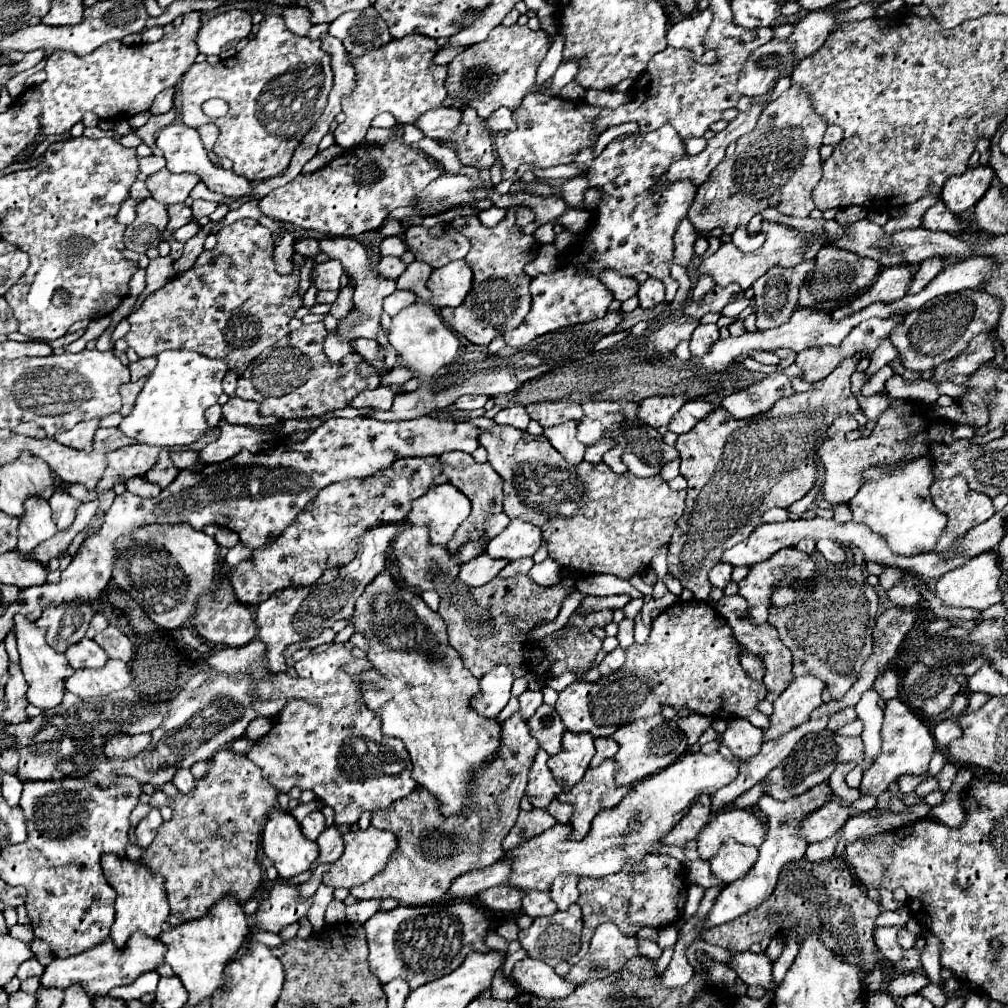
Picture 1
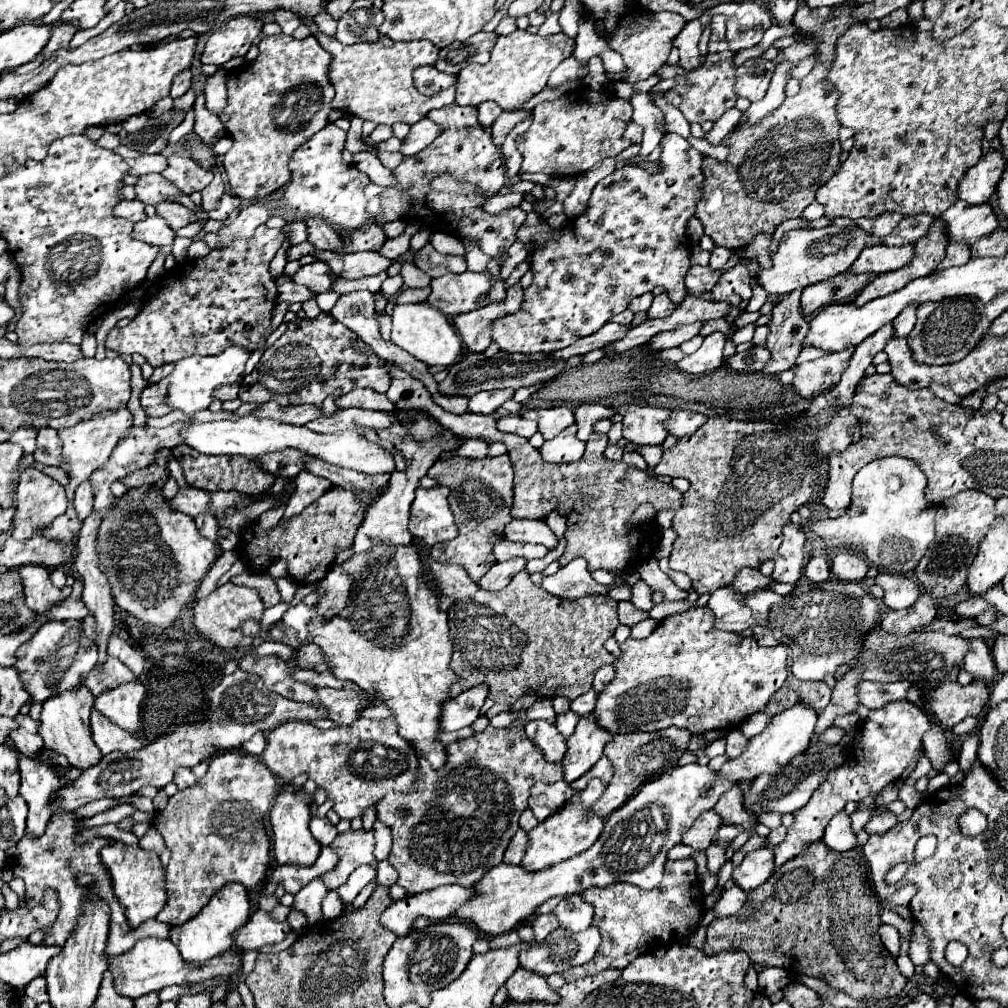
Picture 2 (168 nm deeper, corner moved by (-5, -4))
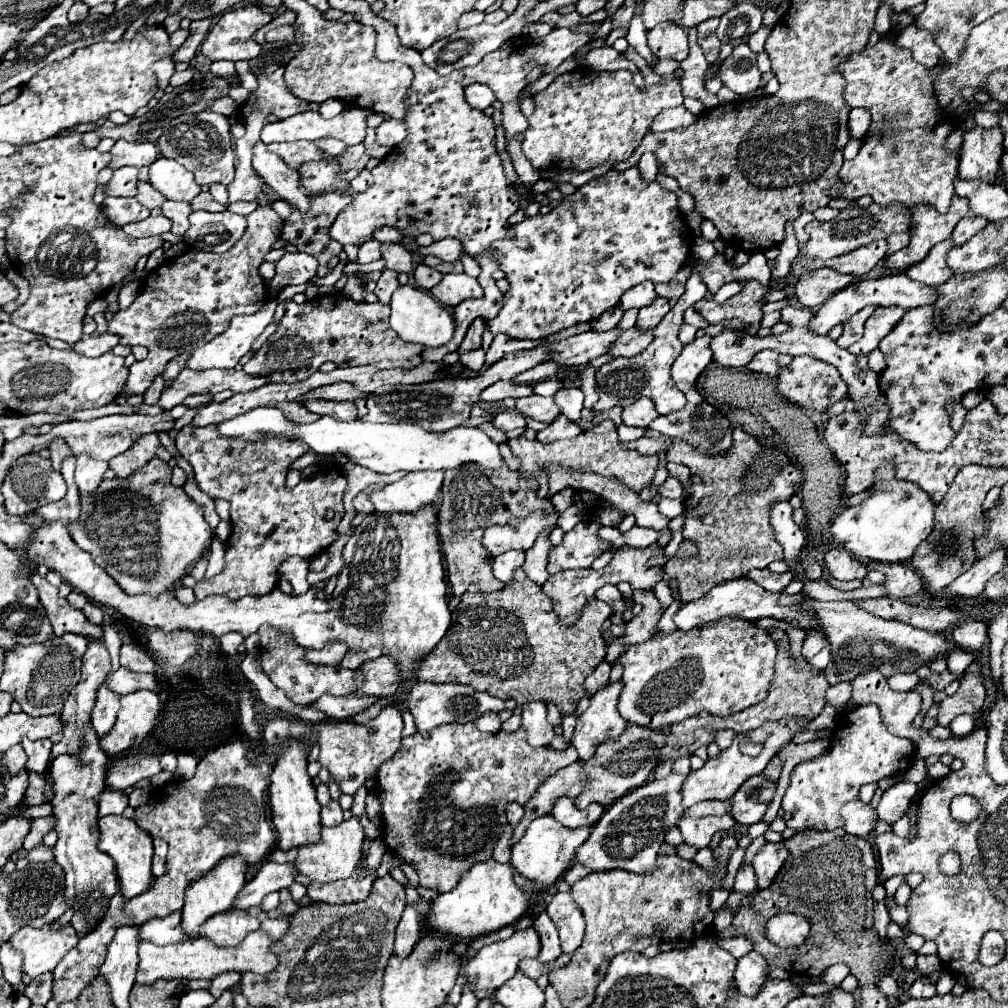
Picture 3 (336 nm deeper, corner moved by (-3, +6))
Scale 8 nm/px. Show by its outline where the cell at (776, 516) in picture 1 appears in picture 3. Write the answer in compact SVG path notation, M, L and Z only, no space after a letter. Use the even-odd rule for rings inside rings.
M887 463L876 467L874 485L870 497L860 505L846 507L830 521L830 535L846 551L858 559L870 559L880 563L902 563L912 557L920 541L928 537L934 521L934 501L912 481L896 477L896 467Z

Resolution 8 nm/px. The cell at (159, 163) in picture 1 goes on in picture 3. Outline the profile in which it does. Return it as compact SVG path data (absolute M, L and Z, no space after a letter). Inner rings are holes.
M118 139L110 149L110 153L112 153L112 165L108 167L112 169L124 167L124 165L148 167L160 157L160 151L154 143L130 143L124 139Z

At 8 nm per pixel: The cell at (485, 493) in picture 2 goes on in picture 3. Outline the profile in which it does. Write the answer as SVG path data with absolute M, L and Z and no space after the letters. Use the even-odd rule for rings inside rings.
M502 461L500 469L486 469L476 463L462 463L456 469L448 469L442 485L442 505L438 511L438 539L446 561L448 581L454 597L460 597L470 583L476 583L482 591L496 591L502 587L492 575L492 555L482 545L482 535L492 525L504 525L512 515L524 518L535 511L550 513L554 509L550 499L536 495L538 483L524 481L516 471L510 471Z

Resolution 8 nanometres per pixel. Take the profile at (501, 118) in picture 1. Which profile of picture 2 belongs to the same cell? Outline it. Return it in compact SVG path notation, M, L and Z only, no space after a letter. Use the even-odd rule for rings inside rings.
M486 101L486 103L480 103L480 105L478 105L478 121L480 121L482 127L492 127L494 119L496 119L500 113L502 113L502 109L500 109L496 103Z

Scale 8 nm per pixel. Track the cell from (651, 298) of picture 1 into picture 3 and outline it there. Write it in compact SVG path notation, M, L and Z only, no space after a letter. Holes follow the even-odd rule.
M656 297L656 301L654 301L652 305L640 309L636 327L640 327L640 329L652 329L652 327L656 327L656 325L662 321L662 317L664 317L668 311L670 311L668 299Z

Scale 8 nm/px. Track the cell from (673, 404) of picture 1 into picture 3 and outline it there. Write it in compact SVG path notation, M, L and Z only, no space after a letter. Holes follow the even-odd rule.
M640 397L636 403L624 407L622 411L622 421L628 427L648 427L654 419L658 417L652 399Z

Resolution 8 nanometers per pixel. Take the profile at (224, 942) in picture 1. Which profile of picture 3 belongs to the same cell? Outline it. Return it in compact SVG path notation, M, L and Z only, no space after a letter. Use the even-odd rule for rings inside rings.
M226 857L224 861L220 861L220 865L216 865L216 869L212 869L212 873L208 873L208 877L202 877L200 881L196 881L196 885L188 887L188 897L186 897L186 903L182 909L184 933L188 937L198 937L200 925L204 925L216 913L224 913L234 907L234 901L244 885L246 885L244 859L242 857Z

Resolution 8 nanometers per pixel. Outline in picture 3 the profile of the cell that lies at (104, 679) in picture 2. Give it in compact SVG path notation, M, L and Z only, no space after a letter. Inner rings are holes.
M120 665L114 673L110 673L104 679L104 685L108 685L108 689L112 689L118 695L132 693L136 689L156 691L156 679L152 673L134 673L130 669L126 669L124 665Z

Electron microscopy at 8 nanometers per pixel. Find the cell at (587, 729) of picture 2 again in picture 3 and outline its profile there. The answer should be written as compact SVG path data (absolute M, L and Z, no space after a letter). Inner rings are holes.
M620 681L606 685L590 699L590 707L582 715L578 715L572 747L576 747L580 761L590 761L596 753L596 747L600 745L600 741L604 741L606 735L618 737L628 725L616 711L618 695Z

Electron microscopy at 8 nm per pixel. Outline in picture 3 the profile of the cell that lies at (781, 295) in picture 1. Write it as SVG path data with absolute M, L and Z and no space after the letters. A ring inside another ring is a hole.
M764 349L752 359L752 363L748 363L748 369L756 371L756 373L766 373L766 375L778 375L778 371L780 371L778 357L780 357L778 351Z

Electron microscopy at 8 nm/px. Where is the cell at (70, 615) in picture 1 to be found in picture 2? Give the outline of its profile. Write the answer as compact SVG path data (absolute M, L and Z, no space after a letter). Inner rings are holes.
M50 621L34 633L30 643L18 649L18 659L12 667L18 671L22 685L30 695L28 701L44 703L50 695L58 693L58 685L62 689L82 683L82 679L96 667L96 659L96 645L84 635L82 621Z

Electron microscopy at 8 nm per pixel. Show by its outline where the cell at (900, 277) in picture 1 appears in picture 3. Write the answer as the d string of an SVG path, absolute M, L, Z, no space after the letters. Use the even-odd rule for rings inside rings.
M960 197L952 199L952 205L944 215L936 213L936 209L928 209L920 205L920 209L912 211L912 229L910 229L910 245L892 253L892 257L884 259L884 267L890 273L906 271L910 265L920 263L930 249L948 239L956 223L968 213L968 205L960 201Z

